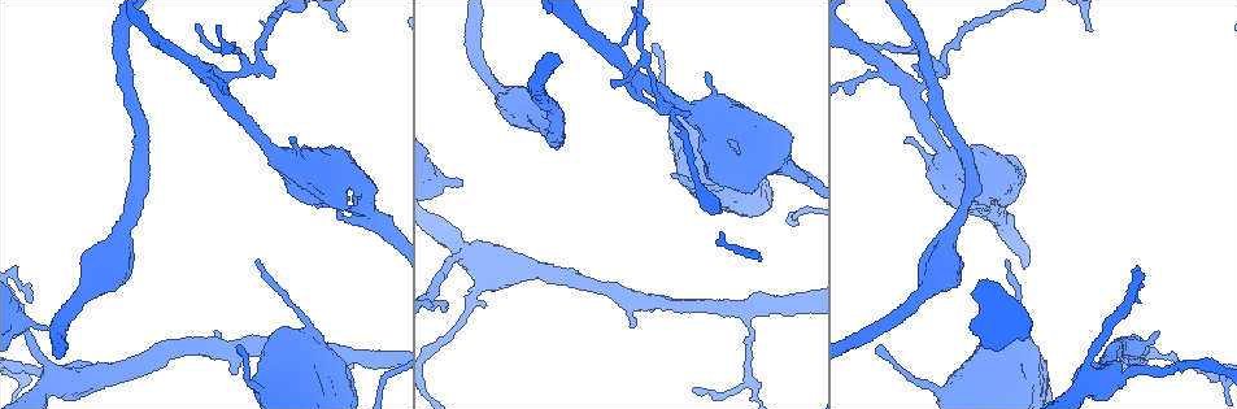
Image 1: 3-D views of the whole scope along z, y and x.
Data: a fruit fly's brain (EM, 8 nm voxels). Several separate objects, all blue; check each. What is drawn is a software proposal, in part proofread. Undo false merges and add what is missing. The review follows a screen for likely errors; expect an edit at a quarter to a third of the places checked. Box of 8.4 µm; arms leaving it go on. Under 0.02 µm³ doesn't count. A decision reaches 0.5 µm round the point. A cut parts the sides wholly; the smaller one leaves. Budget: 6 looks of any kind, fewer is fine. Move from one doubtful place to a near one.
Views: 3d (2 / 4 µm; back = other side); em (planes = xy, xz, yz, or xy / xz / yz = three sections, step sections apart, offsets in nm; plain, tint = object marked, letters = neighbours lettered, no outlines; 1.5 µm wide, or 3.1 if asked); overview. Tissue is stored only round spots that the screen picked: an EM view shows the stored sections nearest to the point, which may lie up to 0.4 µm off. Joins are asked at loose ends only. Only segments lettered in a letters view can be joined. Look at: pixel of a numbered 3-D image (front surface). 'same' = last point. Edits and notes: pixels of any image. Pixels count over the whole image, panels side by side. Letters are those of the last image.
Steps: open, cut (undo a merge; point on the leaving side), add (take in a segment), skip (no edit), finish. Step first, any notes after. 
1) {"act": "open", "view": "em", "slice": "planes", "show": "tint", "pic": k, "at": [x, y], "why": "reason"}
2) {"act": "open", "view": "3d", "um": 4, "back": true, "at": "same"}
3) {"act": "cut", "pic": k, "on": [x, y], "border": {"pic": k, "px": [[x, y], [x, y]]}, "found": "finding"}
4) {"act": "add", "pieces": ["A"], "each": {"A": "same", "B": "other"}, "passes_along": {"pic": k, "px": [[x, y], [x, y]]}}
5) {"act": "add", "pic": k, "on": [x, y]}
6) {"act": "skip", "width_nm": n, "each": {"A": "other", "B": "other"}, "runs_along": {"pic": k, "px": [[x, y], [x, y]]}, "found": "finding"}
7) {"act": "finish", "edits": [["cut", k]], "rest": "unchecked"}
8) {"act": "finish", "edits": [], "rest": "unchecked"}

{"act": "open", "view": "3d", "um": 4, "pic": 1, "at": [46, 329]}

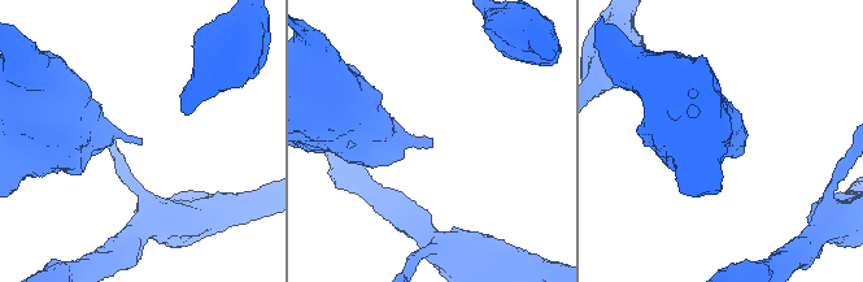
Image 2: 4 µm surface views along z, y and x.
{"act": "open", "view": "em", "slice": "planes", "show": "letters", "pic": 2, "at": [138, 143], "why": "now the EM"}

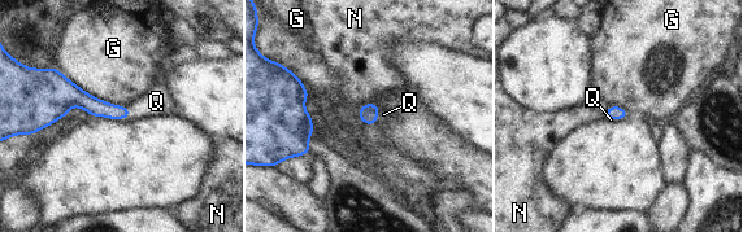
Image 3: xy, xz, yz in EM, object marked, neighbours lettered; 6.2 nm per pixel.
{"act": "add", "pieces": ["Q"], "longest_contact_nm": ["G", 460], "each": {"G": "other", "N": "other", "Q": "same"}, "passes_along": {"pic": 3, "px": [[95, 106], [126, 118], [156, 101]]}, "found": "the cell continues"}

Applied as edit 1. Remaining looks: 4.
{"act": "open", "view": "overview", "why": "redraw"}

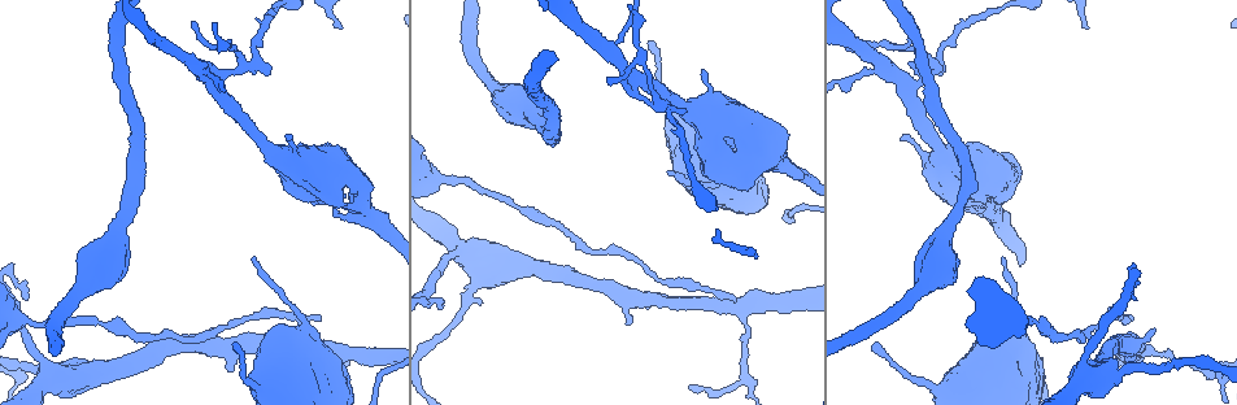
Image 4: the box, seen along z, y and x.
{"act": "open", "view": "em", "slice": "planes", "show": "letters", "pic": 4, "at": [232, 349], "why": "thin end"}

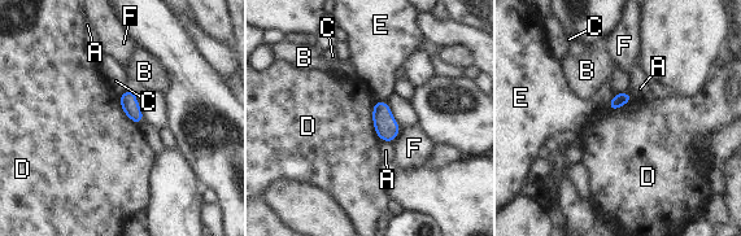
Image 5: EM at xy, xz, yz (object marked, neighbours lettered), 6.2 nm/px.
{"act": "skip", "each": {"A": "other", "B": "other", "C": "other", "D": "other", "E": "other", "F": "other"}, "found": "none of them fits"}

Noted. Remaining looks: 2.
{"act": "finish", "edits": [["add", 3]], "rest": "unchecked"}

